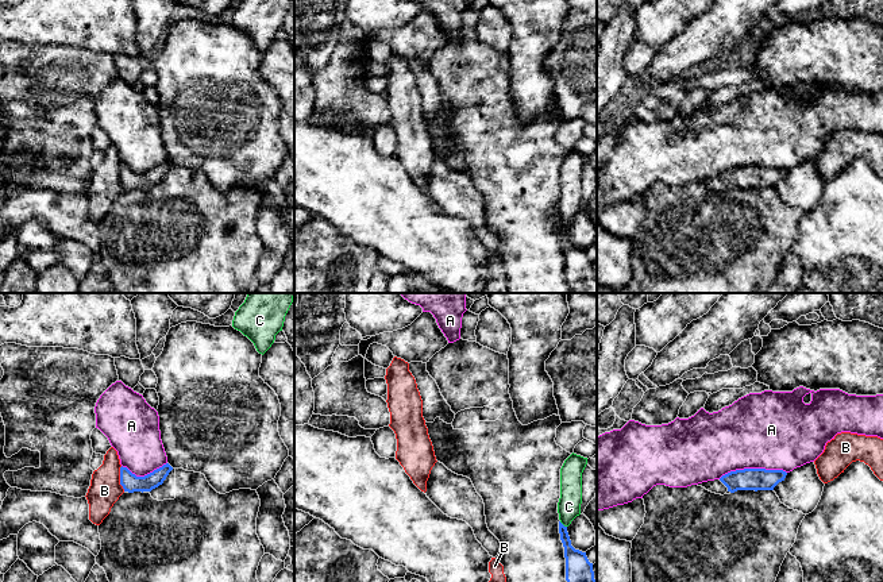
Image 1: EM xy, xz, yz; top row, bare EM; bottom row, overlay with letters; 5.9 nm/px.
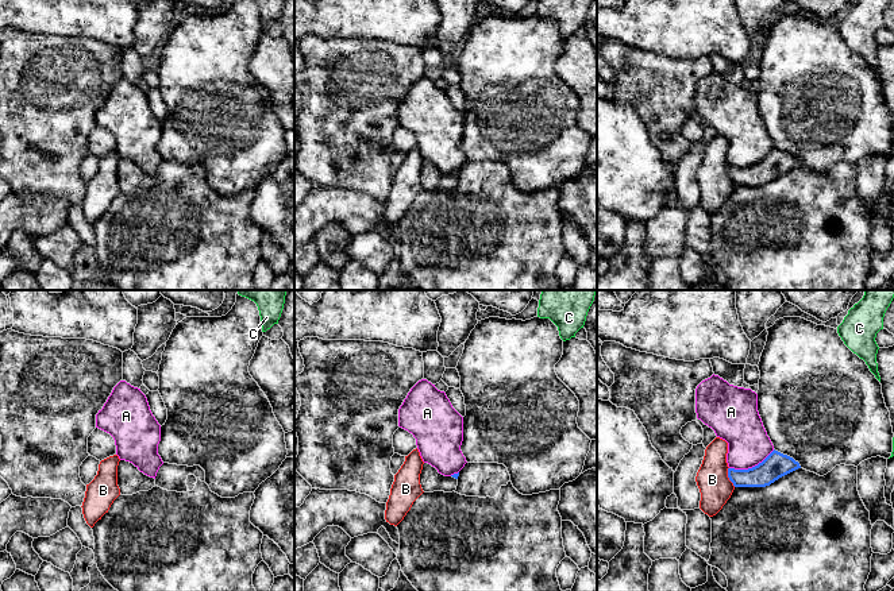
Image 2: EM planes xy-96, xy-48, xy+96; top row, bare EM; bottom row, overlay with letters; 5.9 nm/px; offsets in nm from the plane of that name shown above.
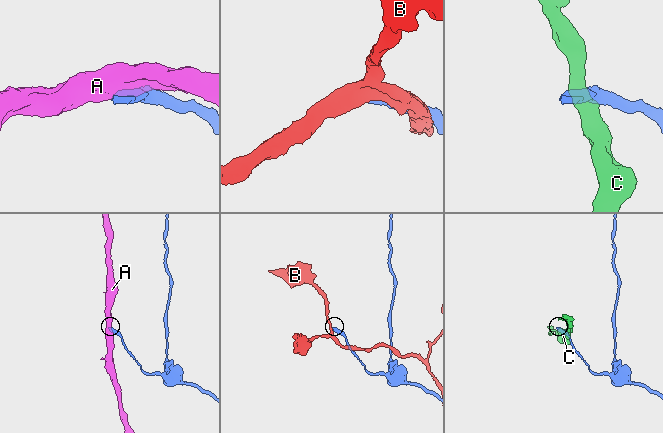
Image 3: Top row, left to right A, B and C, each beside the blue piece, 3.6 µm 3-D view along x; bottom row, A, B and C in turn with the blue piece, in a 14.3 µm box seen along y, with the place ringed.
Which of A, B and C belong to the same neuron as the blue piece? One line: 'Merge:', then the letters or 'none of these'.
Merge: none of these

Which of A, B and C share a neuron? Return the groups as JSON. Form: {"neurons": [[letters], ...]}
{"neurons": [["A"], ["B"], ["C"]]}

